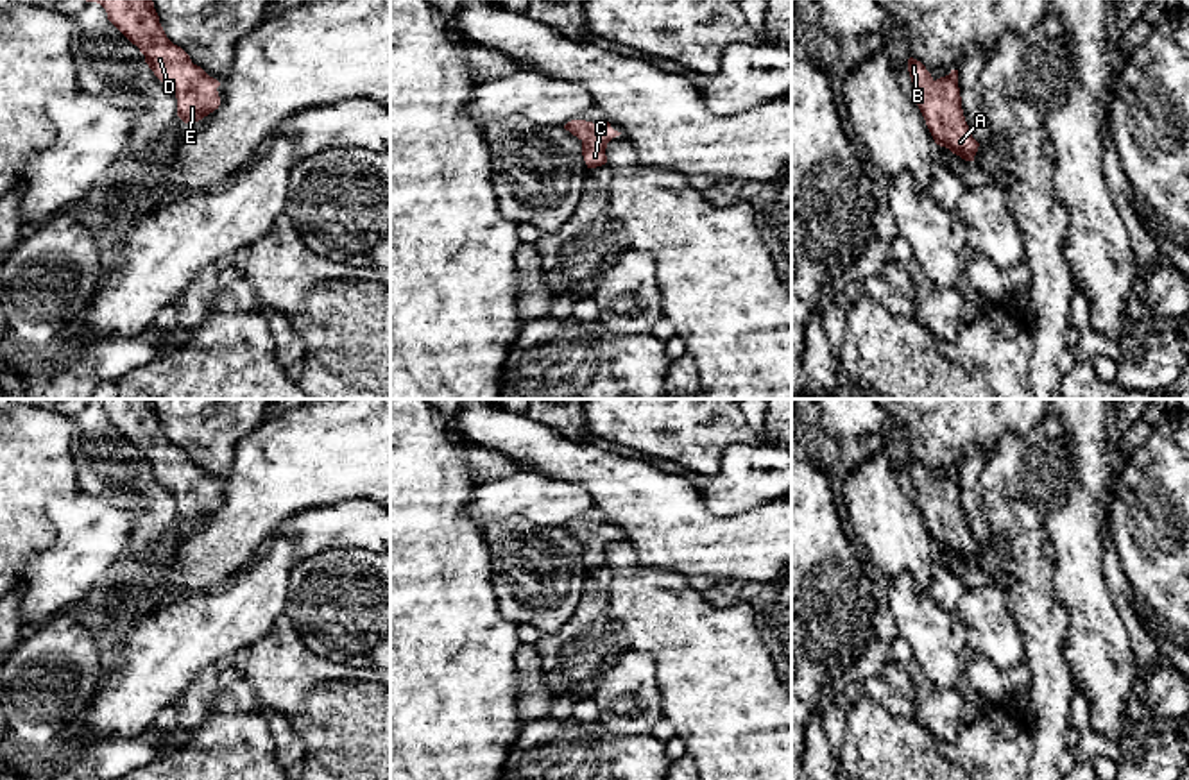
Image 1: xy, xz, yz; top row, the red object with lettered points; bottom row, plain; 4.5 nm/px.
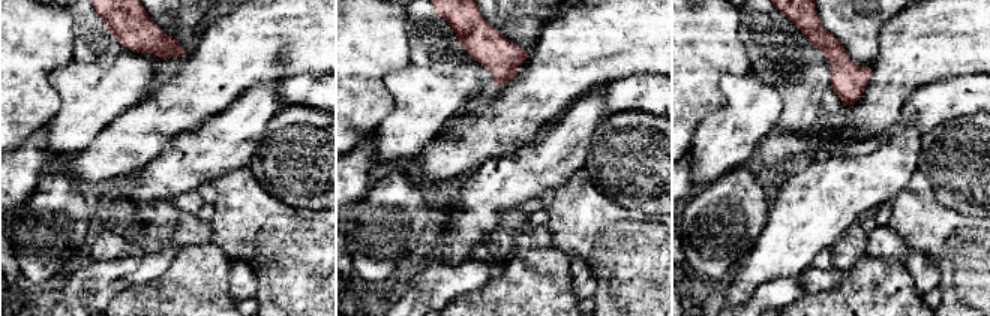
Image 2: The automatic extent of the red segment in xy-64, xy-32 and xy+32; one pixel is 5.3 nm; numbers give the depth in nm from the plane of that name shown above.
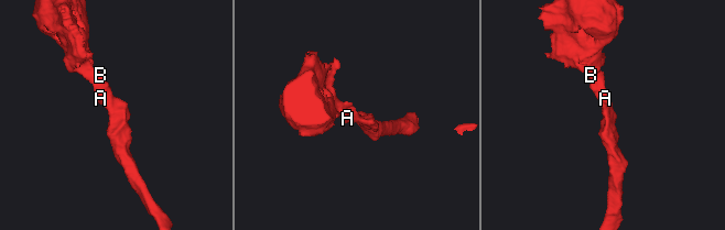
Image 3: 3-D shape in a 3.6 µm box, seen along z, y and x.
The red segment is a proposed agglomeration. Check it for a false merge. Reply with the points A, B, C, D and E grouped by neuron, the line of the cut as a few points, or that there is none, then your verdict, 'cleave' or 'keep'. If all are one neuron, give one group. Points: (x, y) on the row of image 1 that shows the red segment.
A B C D E | no cut | keep

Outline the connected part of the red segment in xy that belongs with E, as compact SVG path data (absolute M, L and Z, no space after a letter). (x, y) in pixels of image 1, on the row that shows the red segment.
M86 0L100 4L107 20L145 55L154 75L175 95L177 116L193 123L218 109L220 82L210 77L190 55L174 45L152 0Z

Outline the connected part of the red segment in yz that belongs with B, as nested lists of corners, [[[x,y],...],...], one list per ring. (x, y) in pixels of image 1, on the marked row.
[[[910,57],[908,72],[917,89],[913,100],[935,143],[965,161],[974,161],[979,143],[972,138],[963,116],[958,70],[935,81],[920,61]]]

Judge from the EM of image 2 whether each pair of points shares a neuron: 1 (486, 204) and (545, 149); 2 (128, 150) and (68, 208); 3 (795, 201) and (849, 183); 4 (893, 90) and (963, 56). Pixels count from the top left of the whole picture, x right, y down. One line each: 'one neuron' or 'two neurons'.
1: one neuron
2: two neurons
3: one neuron
4: one neuron

